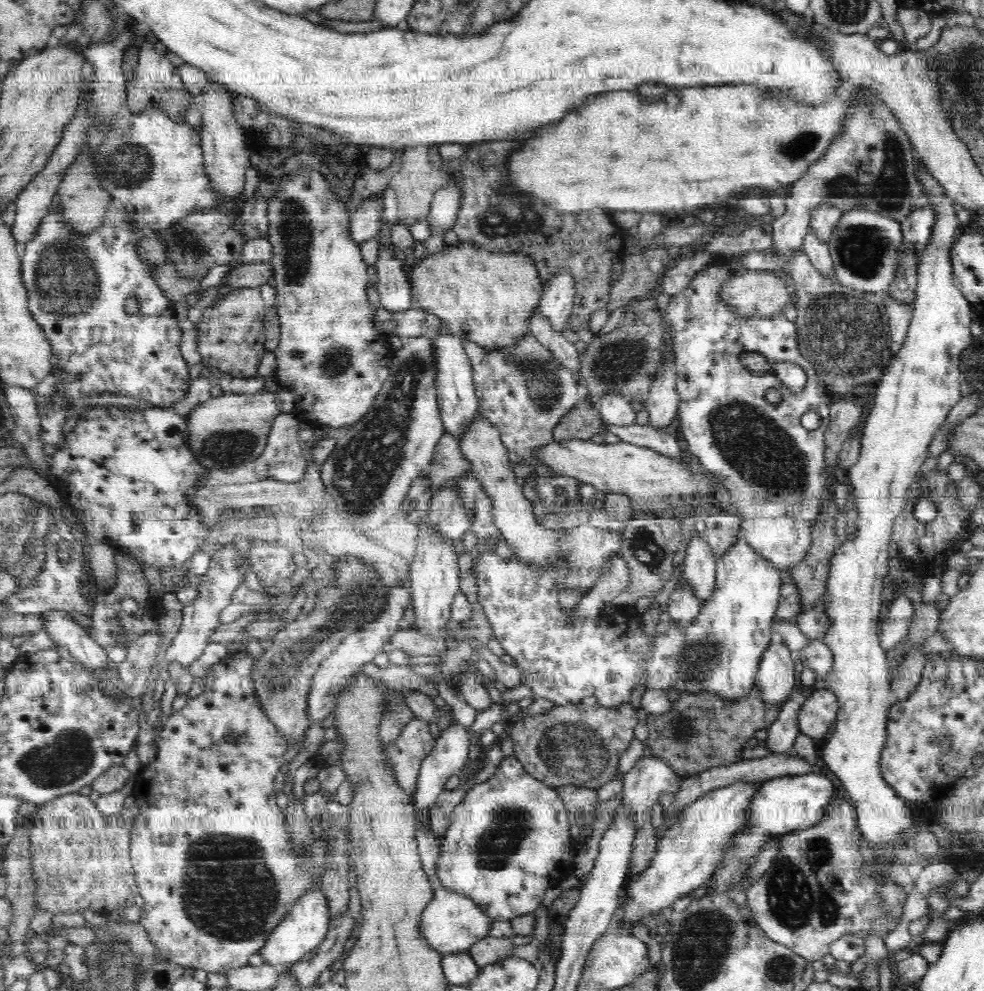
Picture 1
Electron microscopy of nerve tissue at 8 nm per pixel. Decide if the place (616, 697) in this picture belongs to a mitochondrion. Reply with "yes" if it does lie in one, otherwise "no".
no

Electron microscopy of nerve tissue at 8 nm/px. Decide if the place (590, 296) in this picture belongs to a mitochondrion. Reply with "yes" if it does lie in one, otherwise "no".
no

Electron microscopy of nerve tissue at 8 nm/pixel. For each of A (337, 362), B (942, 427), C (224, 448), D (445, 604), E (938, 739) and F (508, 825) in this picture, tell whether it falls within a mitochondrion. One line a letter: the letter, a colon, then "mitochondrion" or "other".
A: mitochondrion
B: other
C: mitochondrion
D: other
E: mitochondrion
F: mitochondrion

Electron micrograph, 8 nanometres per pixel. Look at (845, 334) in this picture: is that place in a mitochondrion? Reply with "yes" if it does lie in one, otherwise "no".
yes

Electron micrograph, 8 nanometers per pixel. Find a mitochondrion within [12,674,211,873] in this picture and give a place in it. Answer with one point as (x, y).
(69, 754)

